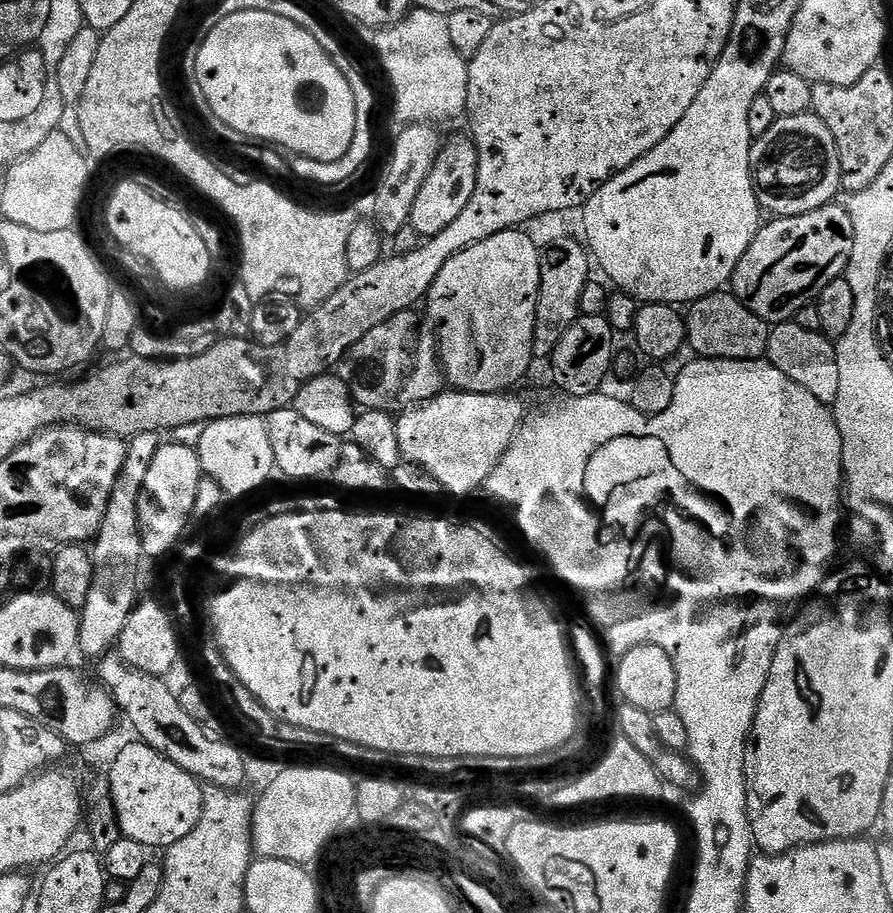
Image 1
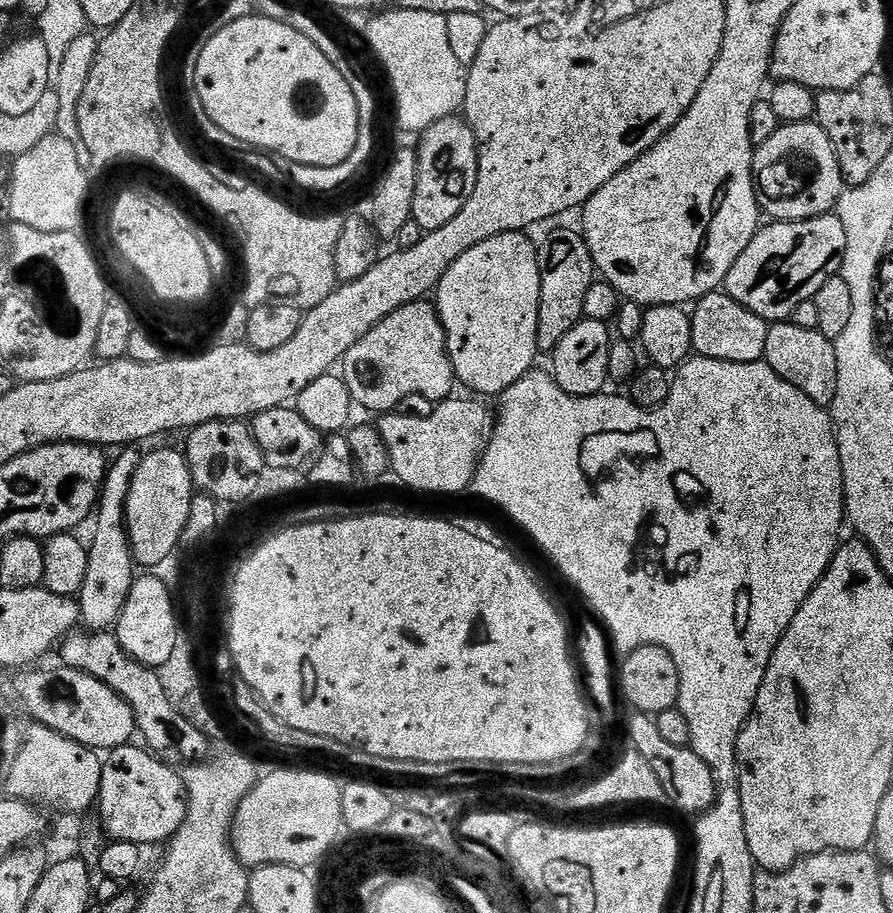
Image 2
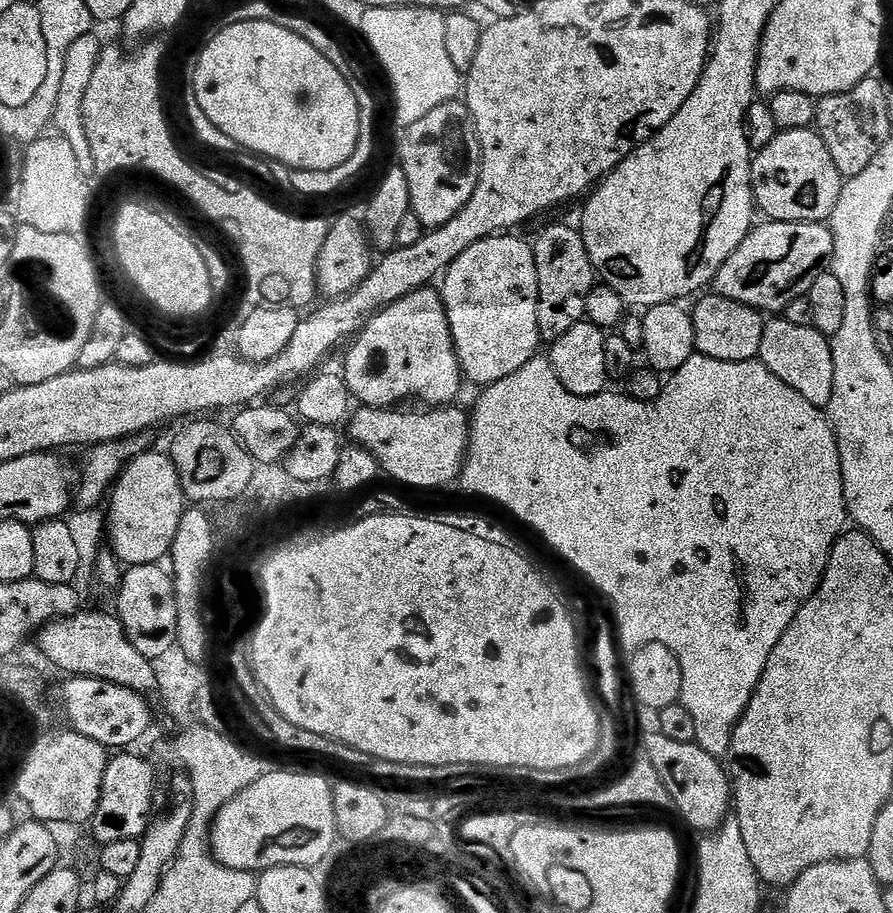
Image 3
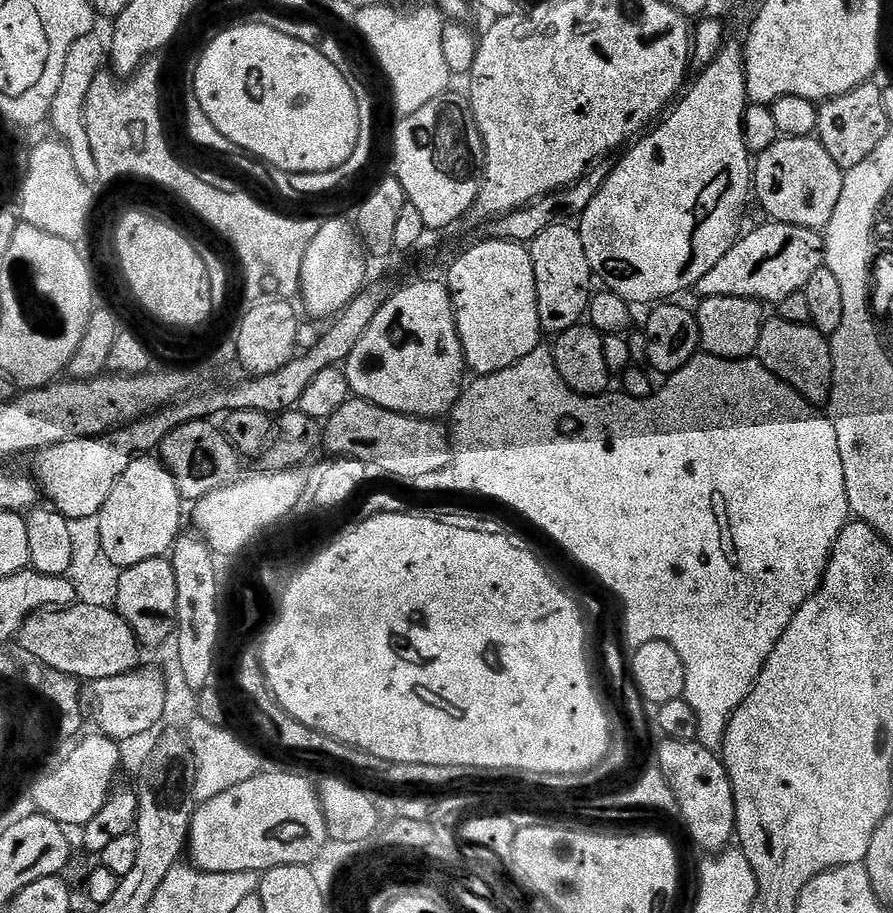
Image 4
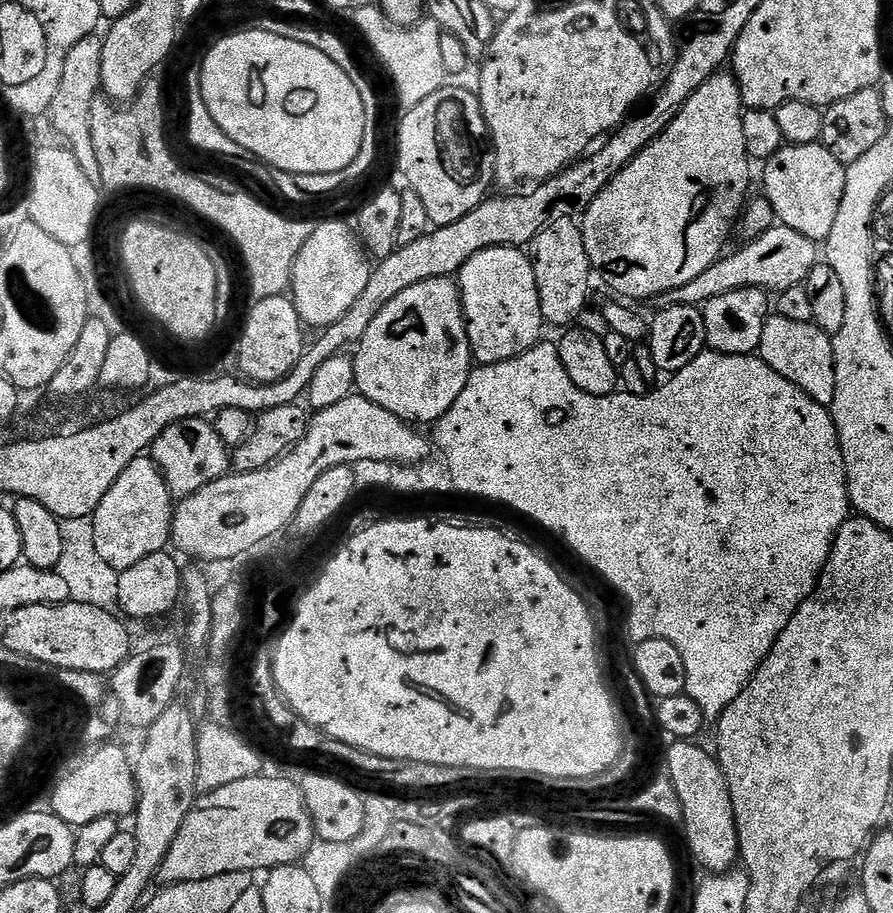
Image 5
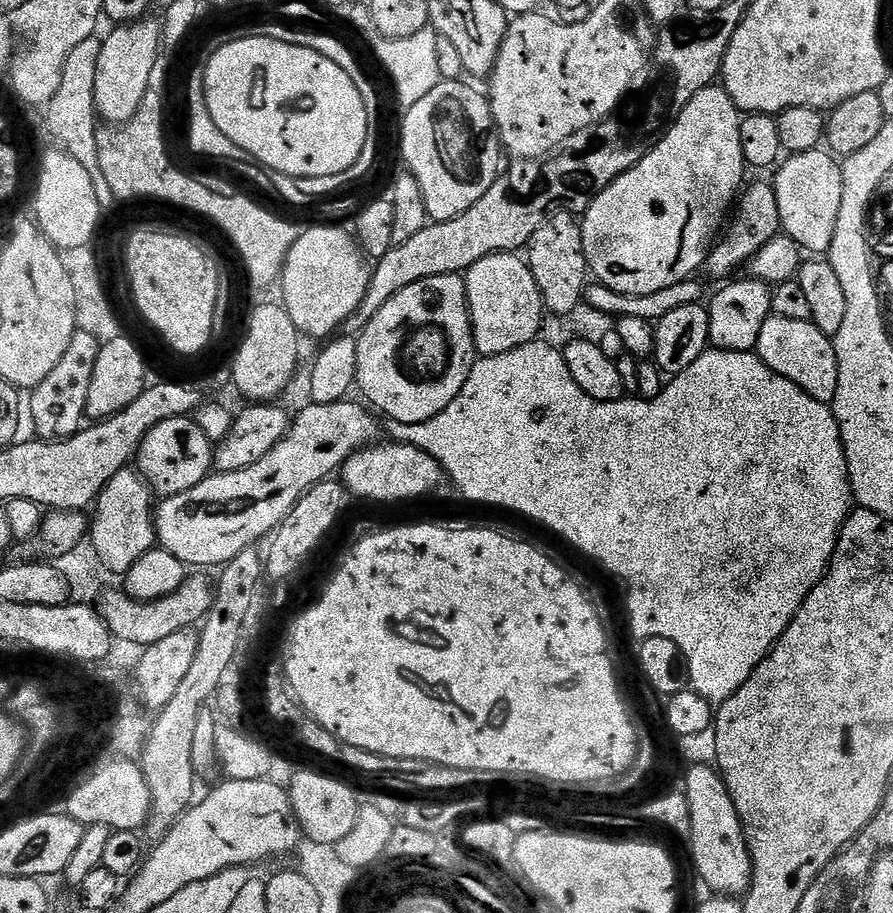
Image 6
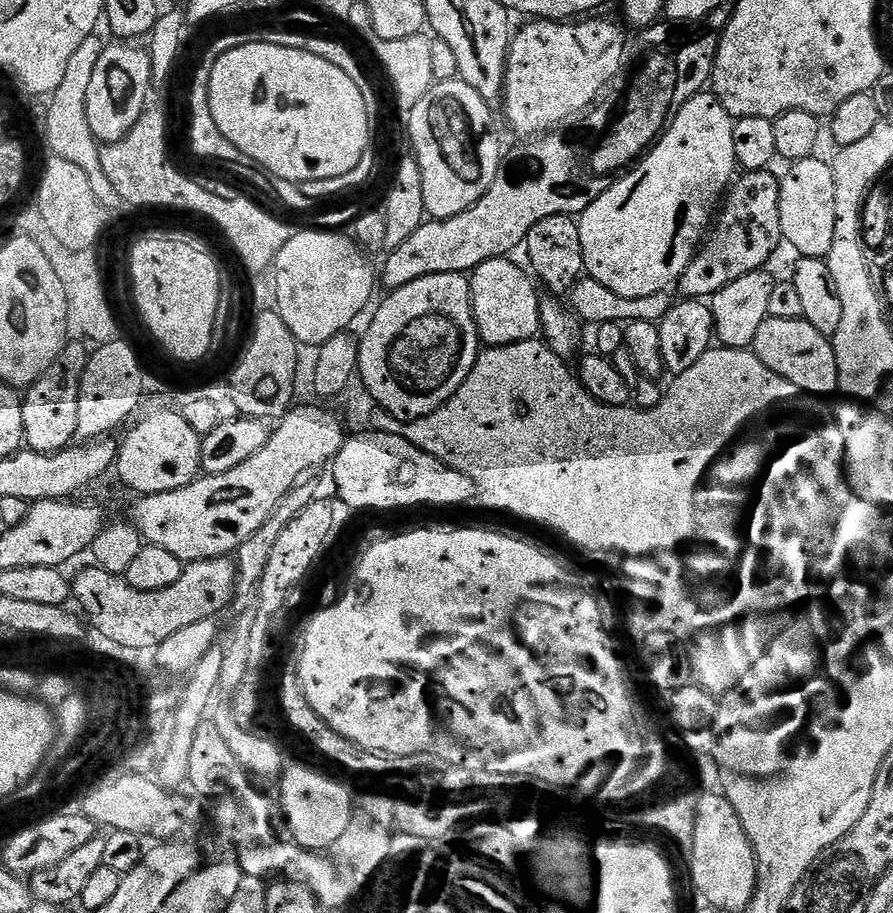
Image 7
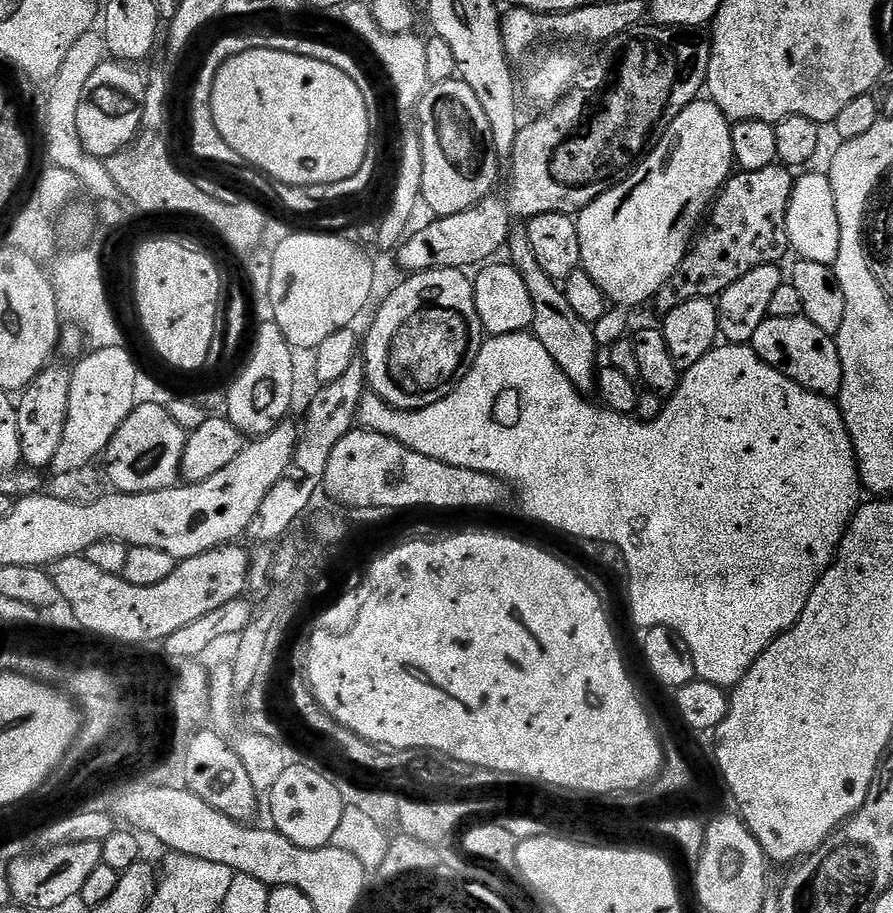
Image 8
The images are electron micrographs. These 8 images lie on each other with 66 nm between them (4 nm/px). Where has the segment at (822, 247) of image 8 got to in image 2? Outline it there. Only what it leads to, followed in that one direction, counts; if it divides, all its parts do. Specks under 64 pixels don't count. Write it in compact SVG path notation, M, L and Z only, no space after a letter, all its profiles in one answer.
M812 120L781 124L767 142L759 144L752 157L752 179L756 182L756 201L776 222L827 216L846 187L826 130Z

